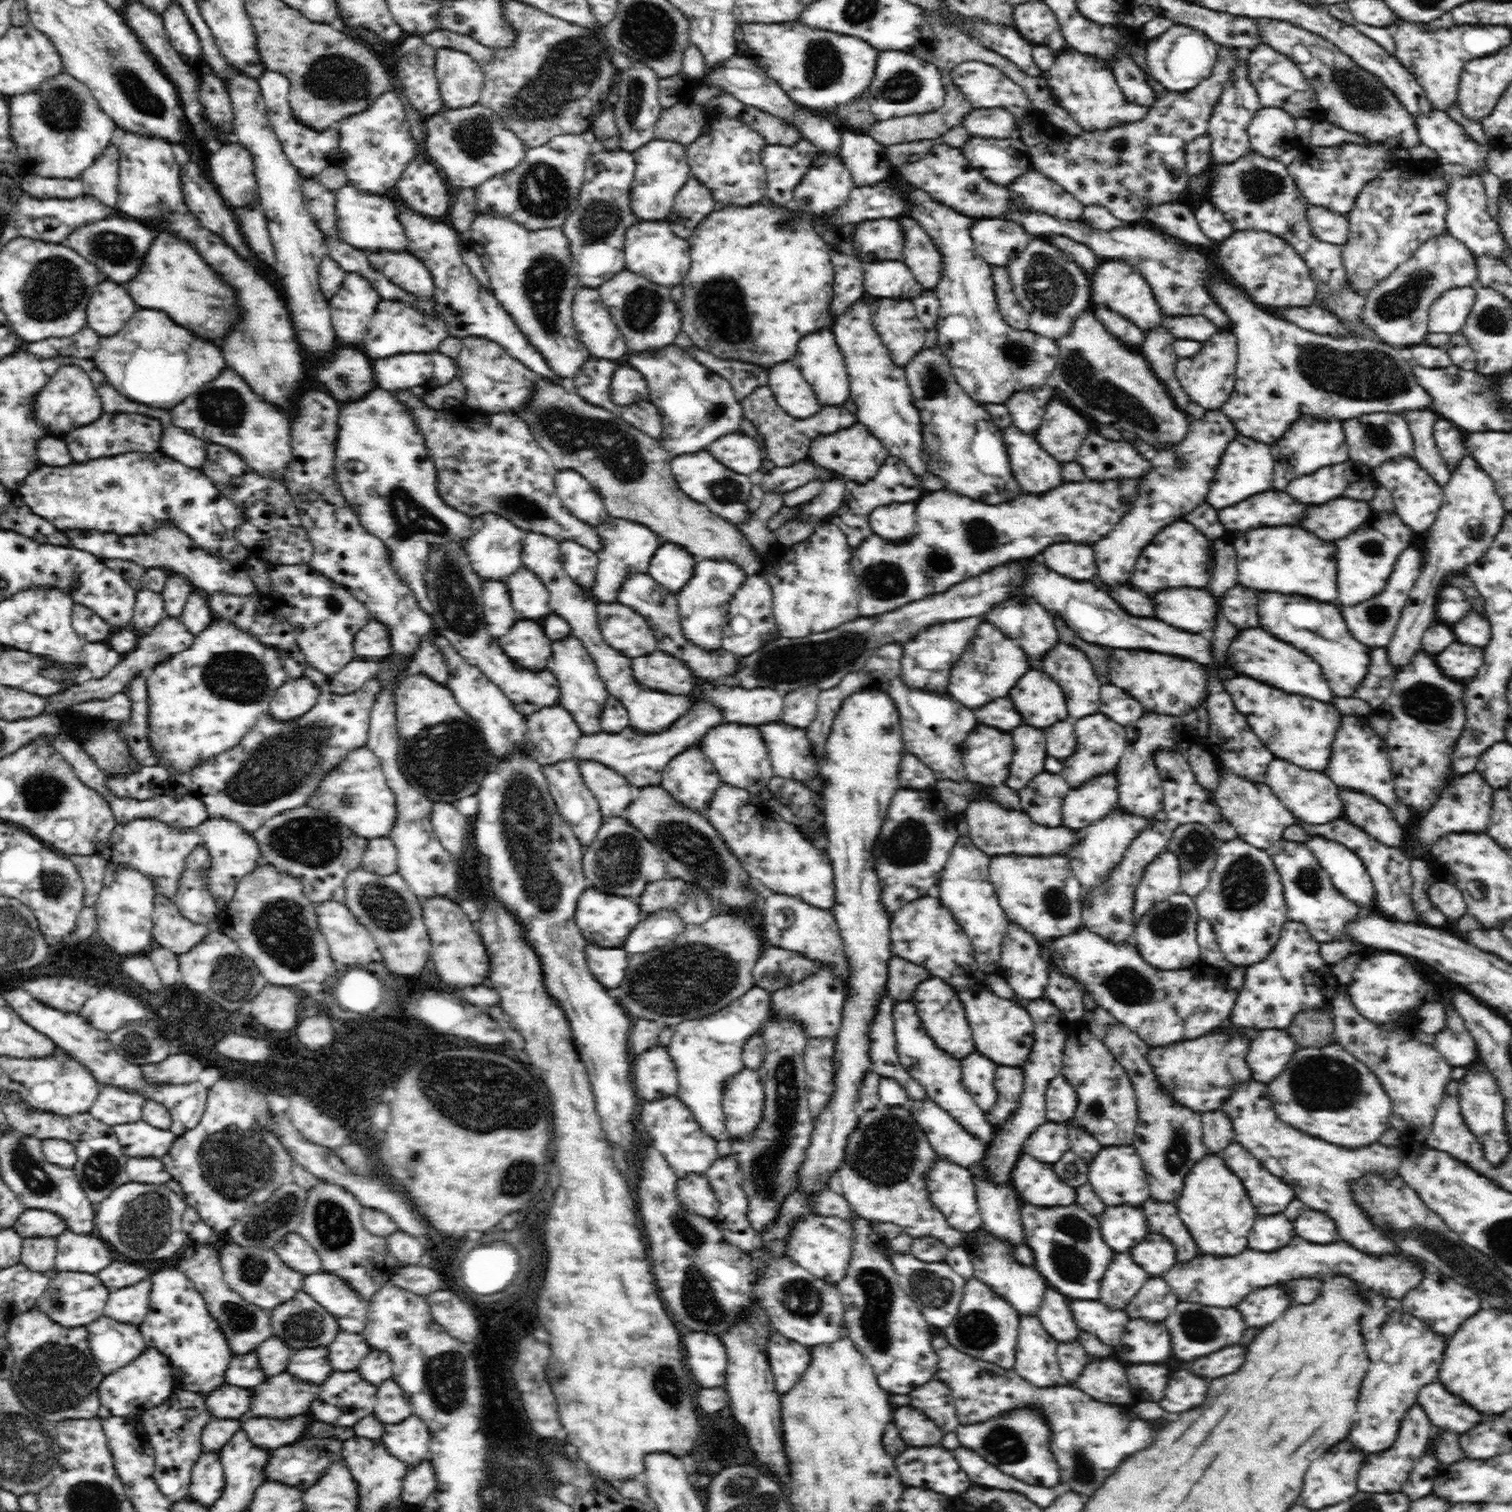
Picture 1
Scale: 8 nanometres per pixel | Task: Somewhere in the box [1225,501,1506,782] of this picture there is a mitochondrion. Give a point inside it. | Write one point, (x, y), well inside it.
(1427, 706)

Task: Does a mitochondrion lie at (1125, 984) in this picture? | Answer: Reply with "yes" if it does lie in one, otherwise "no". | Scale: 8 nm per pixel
yes

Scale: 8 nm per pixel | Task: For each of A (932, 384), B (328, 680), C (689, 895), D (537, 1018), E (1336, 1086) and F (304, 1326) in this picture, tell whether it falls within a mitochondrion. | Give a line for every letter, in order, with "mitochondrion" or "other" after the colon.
A: mitochondrion
B: other
C: mitochondrion
D: other
E: mitochondrion
F: mitochondrion

